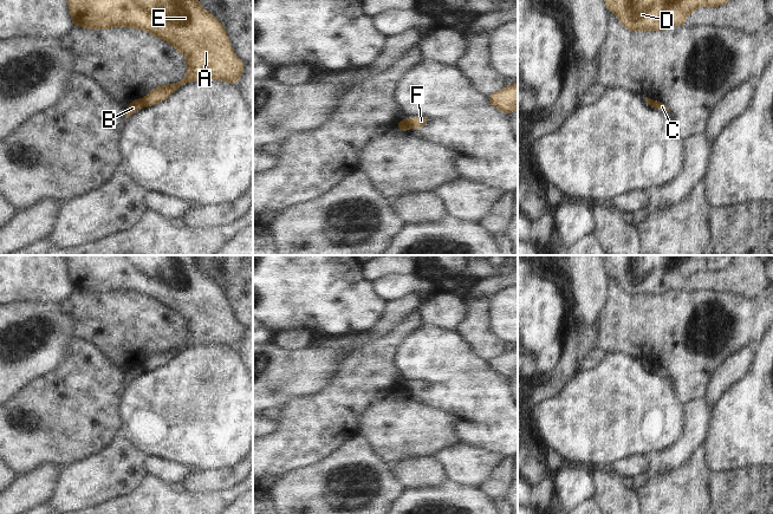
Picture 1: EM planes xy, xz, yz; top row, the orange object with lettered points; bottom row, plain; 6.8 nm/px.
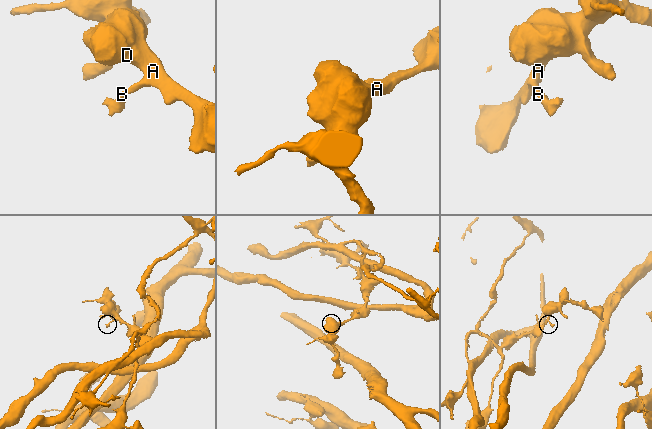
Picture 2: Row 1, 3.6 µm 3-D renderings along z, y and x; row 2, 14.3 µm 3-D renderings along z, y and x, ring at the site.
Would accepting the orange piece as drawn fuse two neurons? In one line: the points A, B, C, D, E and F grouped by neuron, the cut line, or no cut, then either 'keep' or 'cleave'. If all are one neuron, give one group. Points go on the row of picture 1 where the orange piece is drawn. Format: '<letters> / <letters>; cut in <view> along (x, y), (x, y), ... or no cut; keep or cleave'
A D E F / B C; cut in xy along (142, 99), (144, 105); cleave

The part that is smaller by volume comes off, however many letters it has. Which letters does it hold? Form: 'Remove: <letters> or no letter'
Remove: B, C.

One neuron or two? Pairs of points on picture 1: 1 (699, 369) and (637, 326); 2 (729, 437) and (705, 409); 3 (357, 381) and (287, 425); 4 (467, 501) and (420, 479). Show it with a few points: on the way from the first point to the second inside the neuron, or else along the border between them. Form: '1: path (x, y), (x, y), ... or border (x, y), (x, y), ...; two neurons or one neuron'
1: path (683, 353), (679, 349), (674, 349), (653, 327); one neuron
2: border (714, 407), (703, 443); two neurons
3: path (339, 398), (312, 425), (305, 425); one neuron
4: border (447, 480), (433, 486), (407, 489); two neurons

